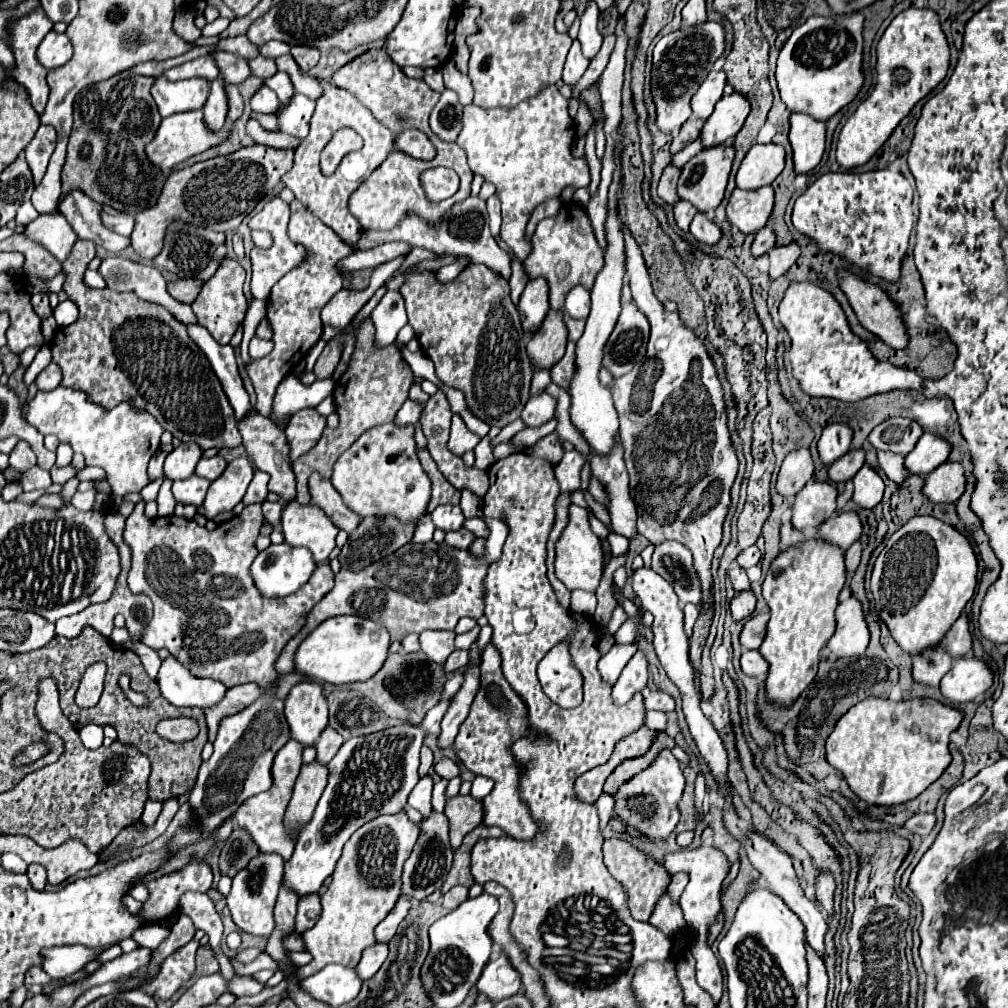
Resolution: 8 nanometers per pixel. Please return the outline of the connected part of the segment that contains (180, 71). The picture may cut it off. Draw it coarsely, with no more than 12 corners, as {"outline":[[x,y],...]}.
{"outline":[[202,56],[166,70],[168,80],[218,76],[210,56]]}

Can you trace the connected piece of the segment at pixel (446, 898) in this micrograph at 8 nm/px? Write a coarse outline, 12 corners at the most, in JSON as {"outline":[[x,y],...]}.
{"outline":[[454,886],[442,896],[442,906],[450,910],[466,900],[468,888]]}

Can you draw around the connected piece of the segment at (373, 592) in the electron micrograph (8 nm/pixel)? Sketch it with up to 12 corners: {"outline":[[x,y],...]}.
{"outline":[[486,518],[488,556],[406,544],[334,588],[288,640],[276,672],[320,622],[358,614],[392,640],[480,618],[480,582],[506,526]]}

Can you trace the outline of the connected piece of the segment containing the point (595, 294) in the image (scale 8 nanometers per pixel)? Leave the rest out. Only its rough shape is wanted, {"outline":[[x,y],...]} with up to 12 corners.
{"outline":[[622,174],[608,194],[606,264],[570,382],[572,424],[608,454],[618,434],[612,394],[598,380],[620,316],[624,238]]}

